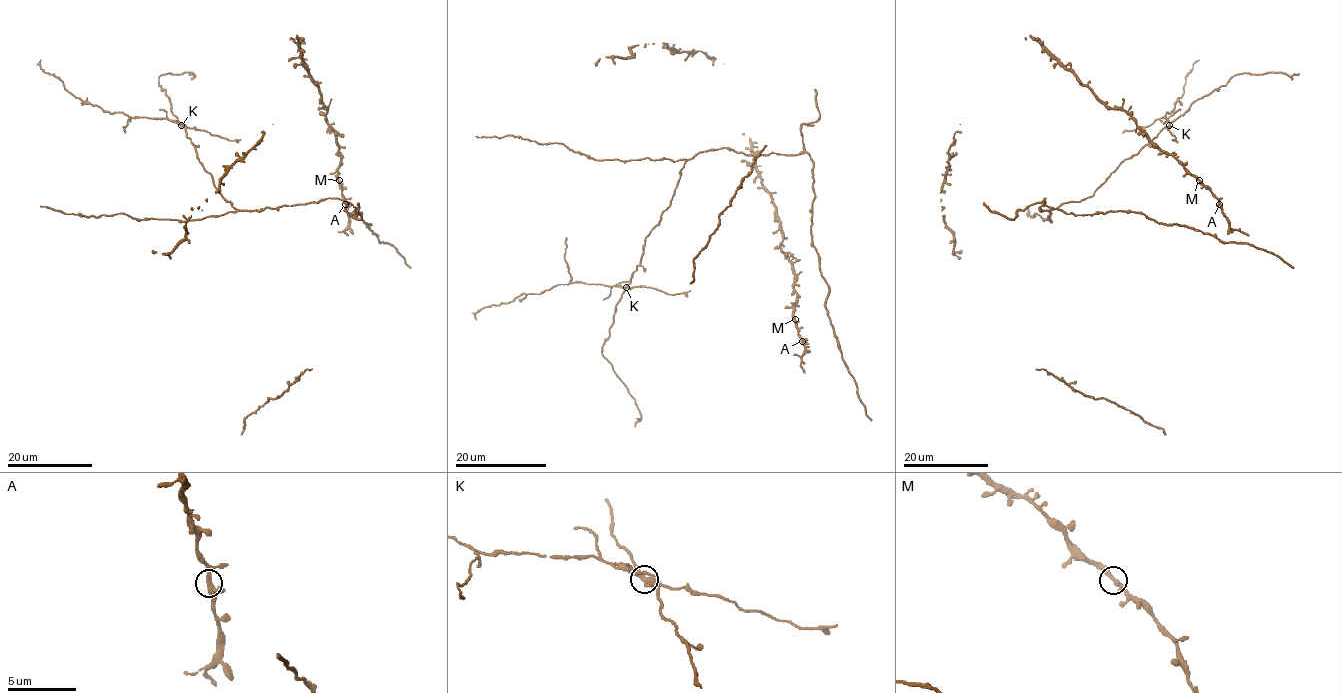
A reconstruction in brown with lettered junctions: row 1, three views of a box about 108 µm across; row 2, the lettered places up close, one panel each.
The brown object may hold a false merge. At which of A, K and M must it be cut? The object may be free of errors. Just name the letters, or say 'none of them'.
K

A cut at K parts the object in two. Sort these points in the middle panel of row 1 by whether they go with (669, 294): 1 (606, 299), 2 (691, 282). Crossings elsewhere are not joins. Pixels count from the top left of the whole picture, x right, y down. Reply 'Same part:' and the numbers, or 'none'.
Same part: 1

